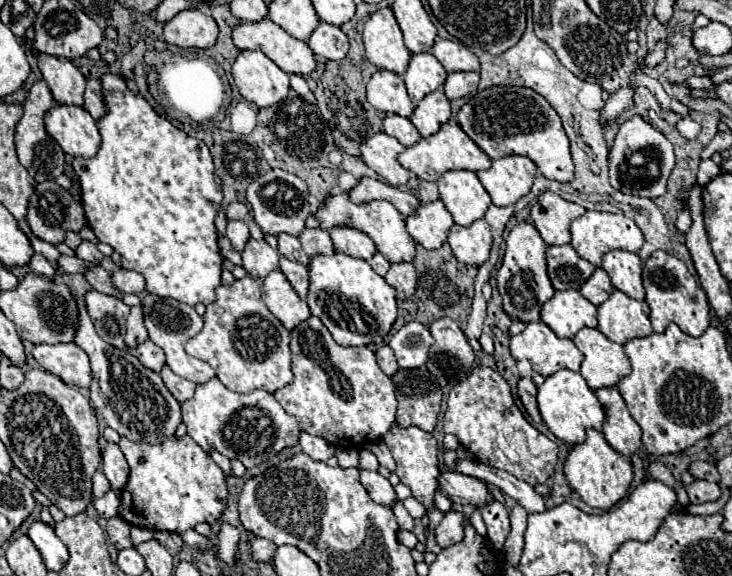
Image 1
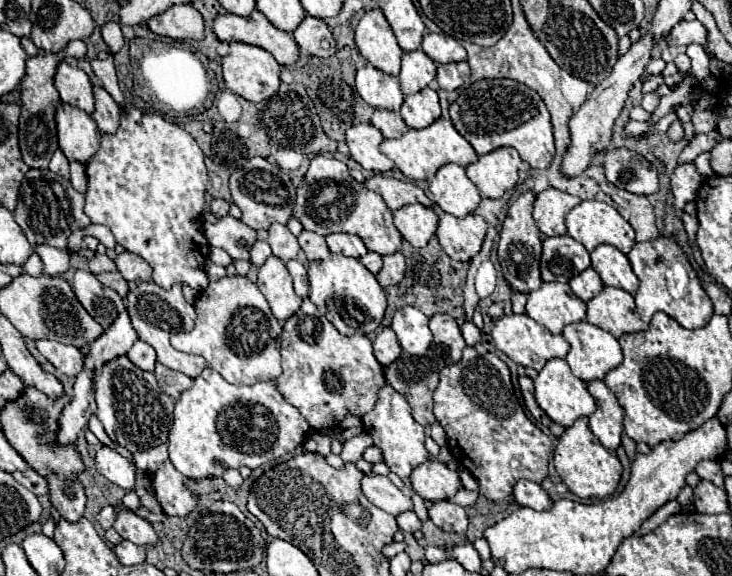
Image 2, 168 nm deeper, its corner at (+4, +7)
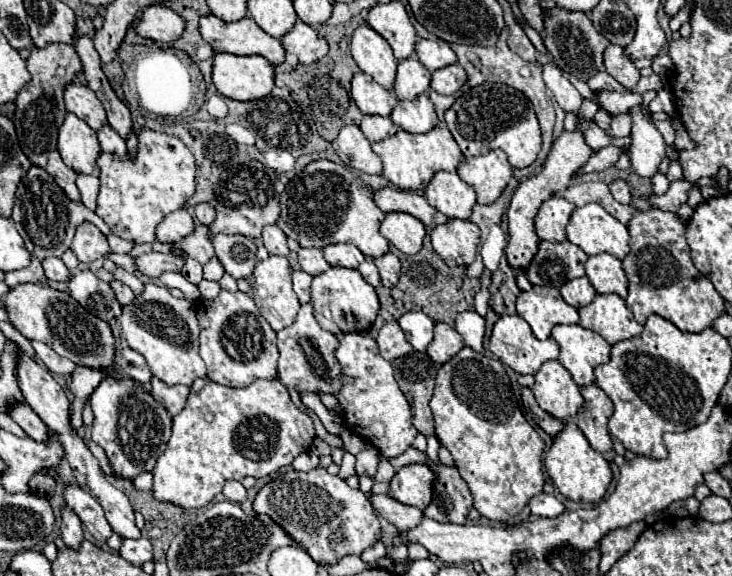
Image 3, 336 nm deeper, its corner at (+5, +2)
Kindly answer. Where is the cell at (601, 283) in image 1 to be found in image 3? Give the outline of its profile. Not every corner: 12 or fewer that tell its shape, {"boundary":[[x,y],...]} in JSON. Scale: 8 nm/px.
{"boundary":[[586,276],[566,282],[562,298],[574,308],[590,304],[596,296]]}

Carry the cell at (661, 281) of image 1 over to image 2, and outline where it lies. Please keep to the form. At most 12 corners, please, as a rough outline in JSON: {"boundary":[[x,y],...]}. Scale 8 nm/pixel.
{"boundary":[[671,237],[635,243],[637,313],[657,311],[685,329],[713,317],[713,303]]}

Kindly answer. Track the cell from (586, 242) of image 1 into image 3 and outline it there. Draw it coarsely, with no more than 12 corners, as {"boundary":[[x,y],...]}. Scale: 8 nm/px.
{"boundary":[[600,204],[576,208],[568,240],[588,256],[630,252],[628,228]]}

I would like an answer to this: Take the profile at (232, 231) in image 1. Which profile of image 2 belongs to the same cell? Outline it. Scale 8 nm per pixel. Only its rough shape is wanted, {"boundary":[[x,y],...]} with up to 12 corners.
{"boundary":[[229,215],[203,223],[211,247],[233,261],[249,259],[251,227]]}

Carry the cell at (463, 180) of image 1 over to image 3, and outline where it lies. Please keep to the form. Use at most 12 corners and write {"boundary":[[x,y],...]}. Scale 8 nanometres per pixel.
{"boundary":[[456,172],[426,186],[430,206],[448,218],[470,218],[476,192]]}

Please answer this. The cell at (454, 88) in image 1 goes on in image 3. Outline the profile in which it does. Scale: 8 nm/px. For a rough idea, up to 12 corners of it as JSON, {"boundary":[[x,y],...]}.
{"boundary":[[451,64],[432,72],[430,88],[454,94],[467,80],[465,70]]}

